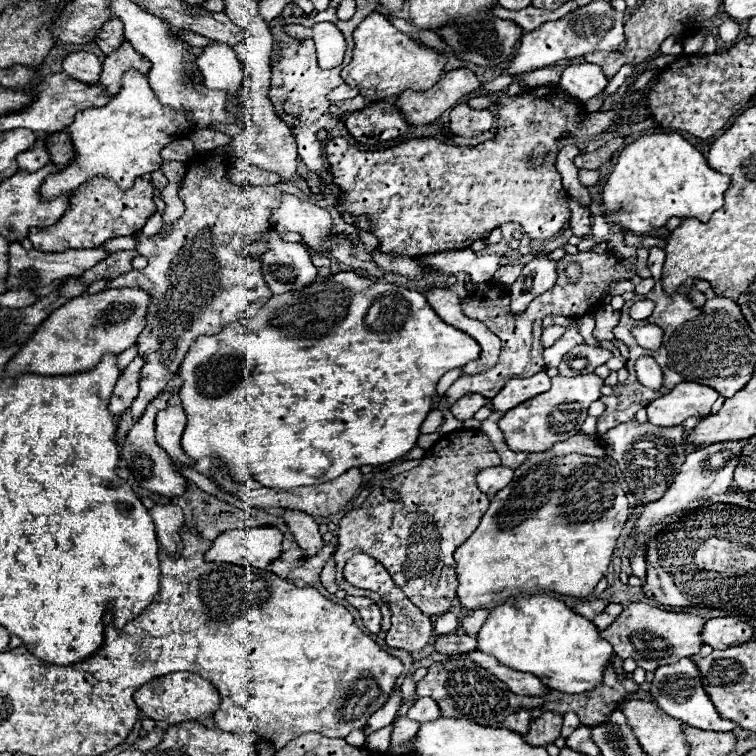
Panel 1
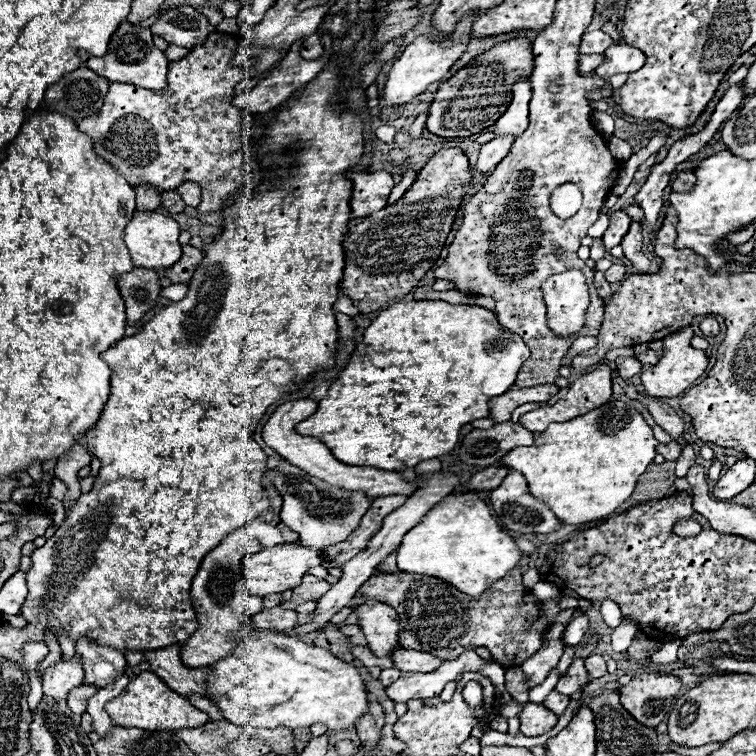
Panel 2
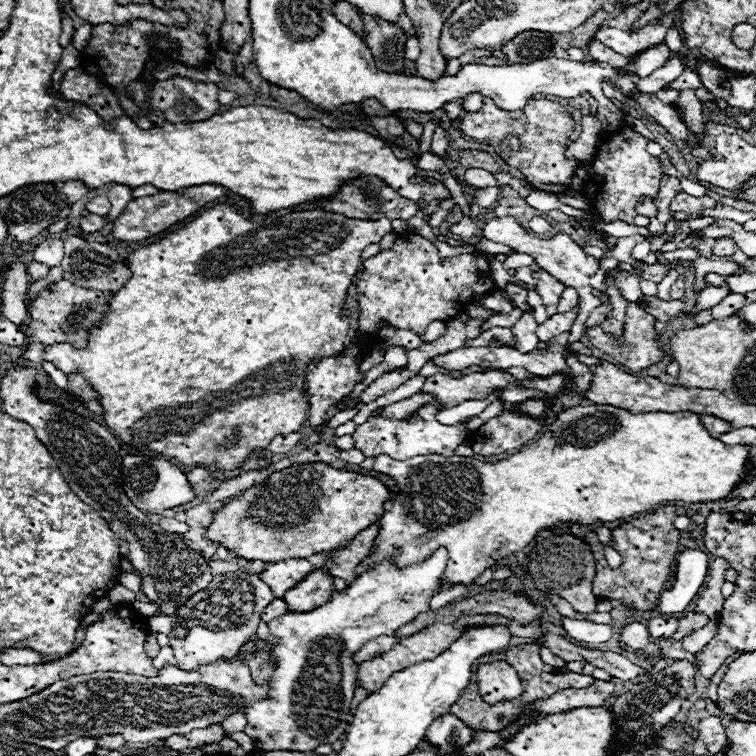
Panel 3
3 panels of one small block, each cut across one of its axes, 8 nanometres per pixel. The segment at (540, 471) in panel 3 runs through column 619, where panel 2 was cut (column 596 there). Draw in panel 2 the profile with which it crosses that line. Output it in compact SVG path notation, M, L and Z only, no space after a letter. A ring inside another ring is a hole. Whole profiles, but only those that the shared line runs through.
M610 400L584 416L560 424L550 424L544 432L540 432L534 438L532 446L512 448L500 460L500 464L510 470L522 472L528 480L530 494L542 500L556 514L558 520L562 520L564 524L584 524L616 512L620 504L624 504L630 498L638 482L638 476L646 472L648 464L652 464L656 456L656 444L658 440L652 434L652 426L646 424L646 420L636 408L630 408L620 400Z

